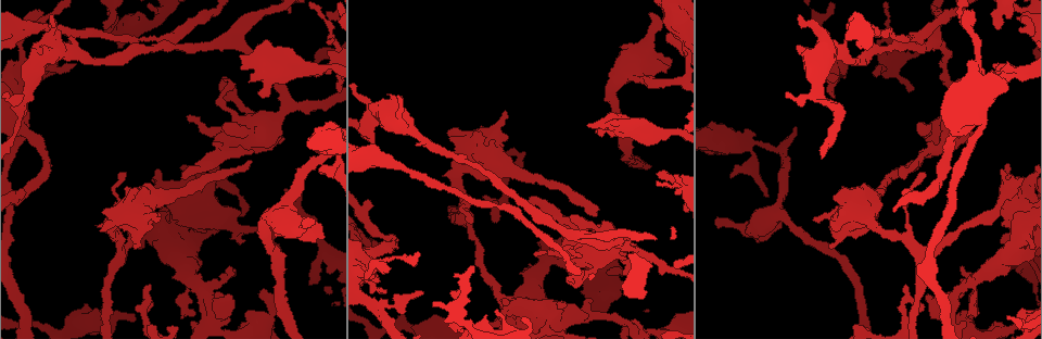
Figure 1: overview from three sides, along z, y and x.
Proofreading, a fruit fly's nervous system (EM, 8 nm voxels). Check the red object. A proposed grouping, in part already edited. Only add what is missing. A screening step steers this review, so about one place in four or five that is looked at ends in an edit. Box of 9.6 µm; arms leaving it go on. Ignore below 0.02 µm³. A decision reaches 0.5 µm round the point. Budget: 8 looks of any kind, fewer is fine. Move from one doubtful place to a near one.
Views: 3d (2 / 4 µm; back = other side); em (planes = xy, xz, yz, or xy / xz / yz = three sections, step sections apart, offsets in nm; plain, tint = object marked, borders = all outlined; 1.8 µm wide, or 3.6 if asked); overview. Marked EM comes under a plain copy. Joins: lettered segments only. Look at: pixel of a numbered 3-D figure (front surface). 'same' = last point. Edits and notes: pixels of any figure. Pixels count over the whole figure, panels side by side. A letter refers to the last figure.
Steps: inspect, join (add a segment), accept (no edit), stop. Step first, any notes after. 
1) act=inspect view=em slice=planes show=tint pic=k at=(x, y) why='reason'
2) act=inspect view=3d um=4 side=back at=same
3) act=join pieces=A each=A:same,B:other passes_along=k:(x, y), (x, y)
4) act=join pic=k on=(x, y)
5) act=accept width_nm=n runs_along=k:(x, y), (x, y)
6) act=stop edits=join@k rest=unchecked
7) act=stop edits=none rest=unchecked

act=inspect view=em slice=planes show=tint pic=1 at=(565, 307) why='branch stops here'

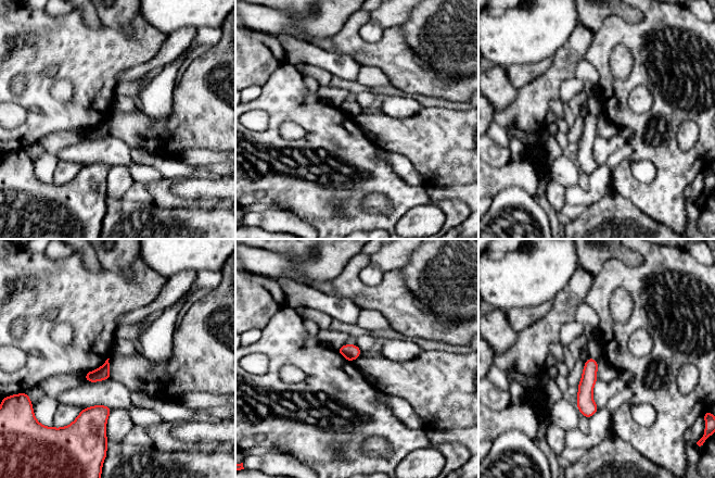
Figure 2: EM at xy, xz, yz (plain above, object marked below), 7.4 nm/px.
act=inspect view=em slice=planes show=borders at=same why='see the neighbours'

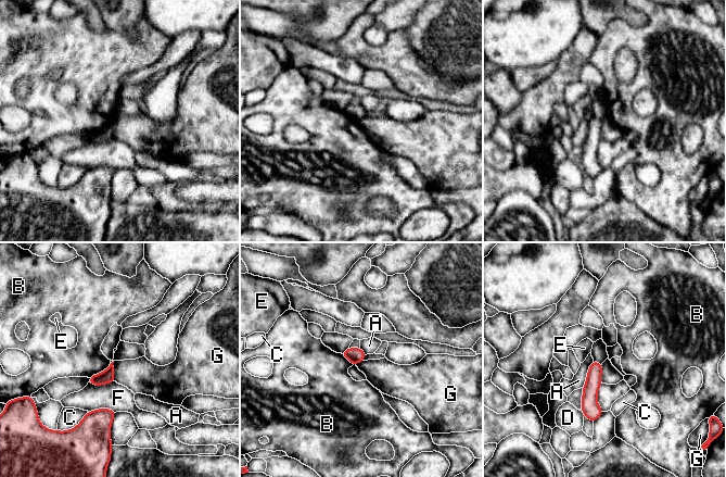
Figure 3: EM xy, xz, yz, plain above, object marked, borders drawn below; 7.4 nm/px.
act=accept each=A:other,B:other,C:other,D:other,E:other,F:other,G:other runs_along=3:(596, 364), (590, 388), (591, 417) found='none of them fits'

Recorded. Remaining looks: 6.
act=inspect view=3d um=4 pic=1 at=(228, 267) why='branch stops here'

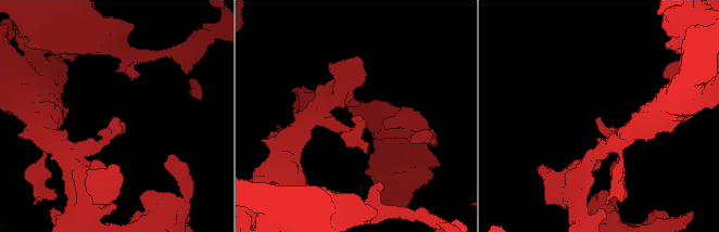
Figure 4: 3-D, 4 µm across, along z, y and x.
act=inspect view=em slice=planes show=borders pic=4 at=(598, 118) why='shape alone is not enough'

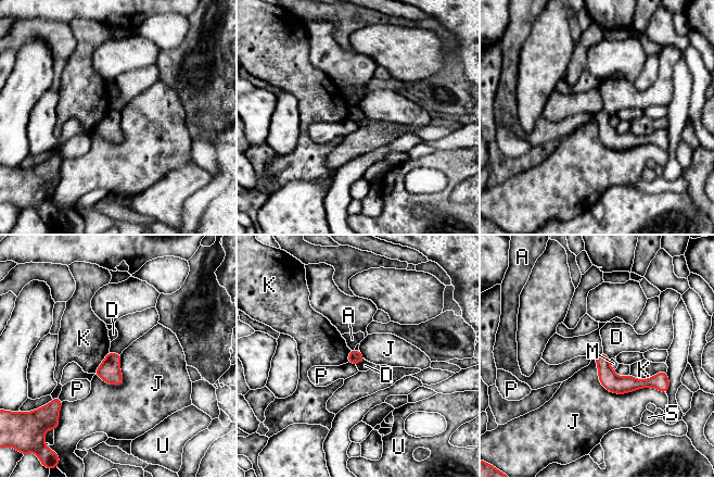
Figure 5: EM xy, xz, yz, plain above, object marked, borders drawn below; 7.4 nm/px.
act=accept width_nm=100 each=A:other,D:other,J:other,K:other,M:other,P:other,S:other,U:other runs_along=5:(598, 359), (619, 384), (662, 379) found='none of them fits'

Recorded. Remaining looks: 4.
act=inspect view=3d um=2 pic=1 at=(659, 174)

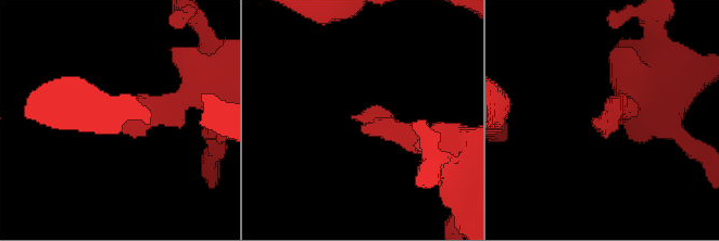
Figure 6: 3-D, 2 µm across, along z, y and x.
act=inspect view=em um=3.6 slice=xz step=8 show=tint pic=6 at=(605, 110) why='shape alone is not enough'

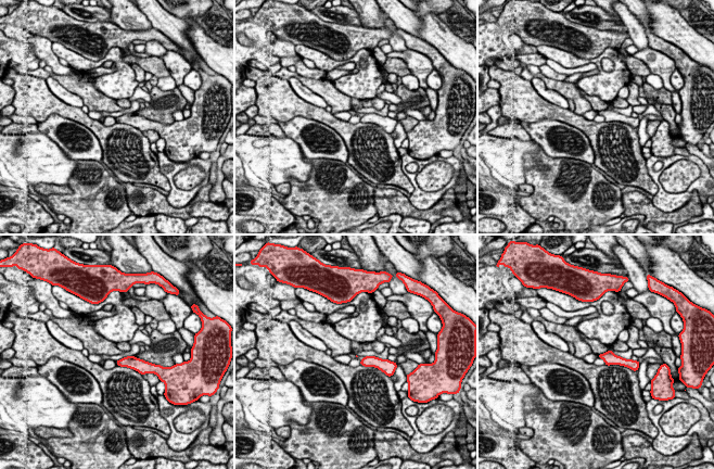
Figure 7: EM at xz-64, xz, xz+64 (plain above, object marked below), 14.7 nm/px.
act=inspect view=em um=3.6 slice=xz step=8 show=borders at=same

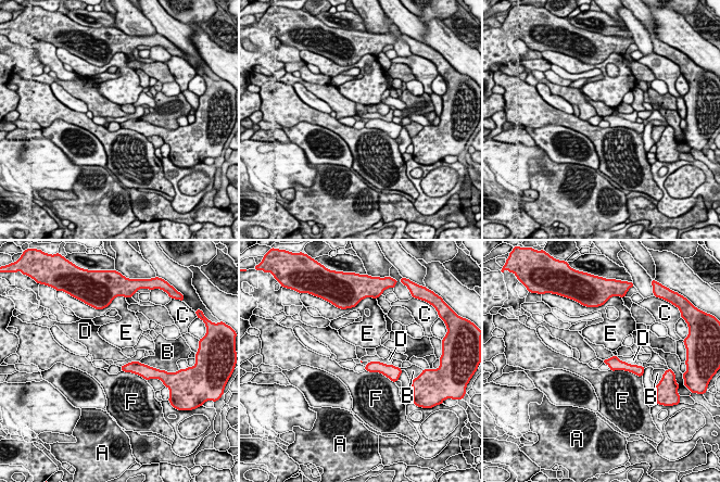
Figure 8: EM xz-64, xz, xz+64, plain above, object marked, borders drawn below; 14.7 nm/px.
act=accept each=A:other,B:other,C:other,D:other,E:other,F:other border=8:(368, 362), (382, 362), (391, 365) found='no lettered segment goes on from it'

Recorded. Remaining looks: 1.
act=stop edits=none rest=unchecked

